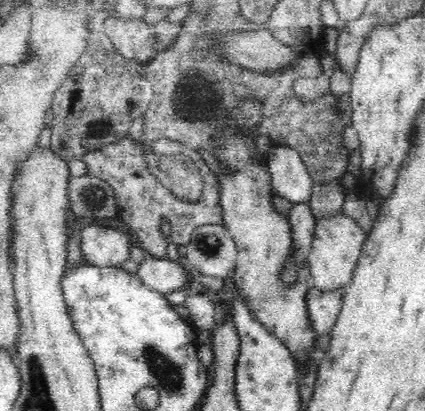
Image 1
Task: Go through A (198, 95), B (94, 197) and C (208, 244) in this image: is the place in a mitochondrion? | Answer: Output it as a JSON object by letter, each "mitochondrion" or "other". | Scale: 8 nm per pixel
{"A":"mitochondrion","B":"mitochondrion","C":"mitochondrion"}

